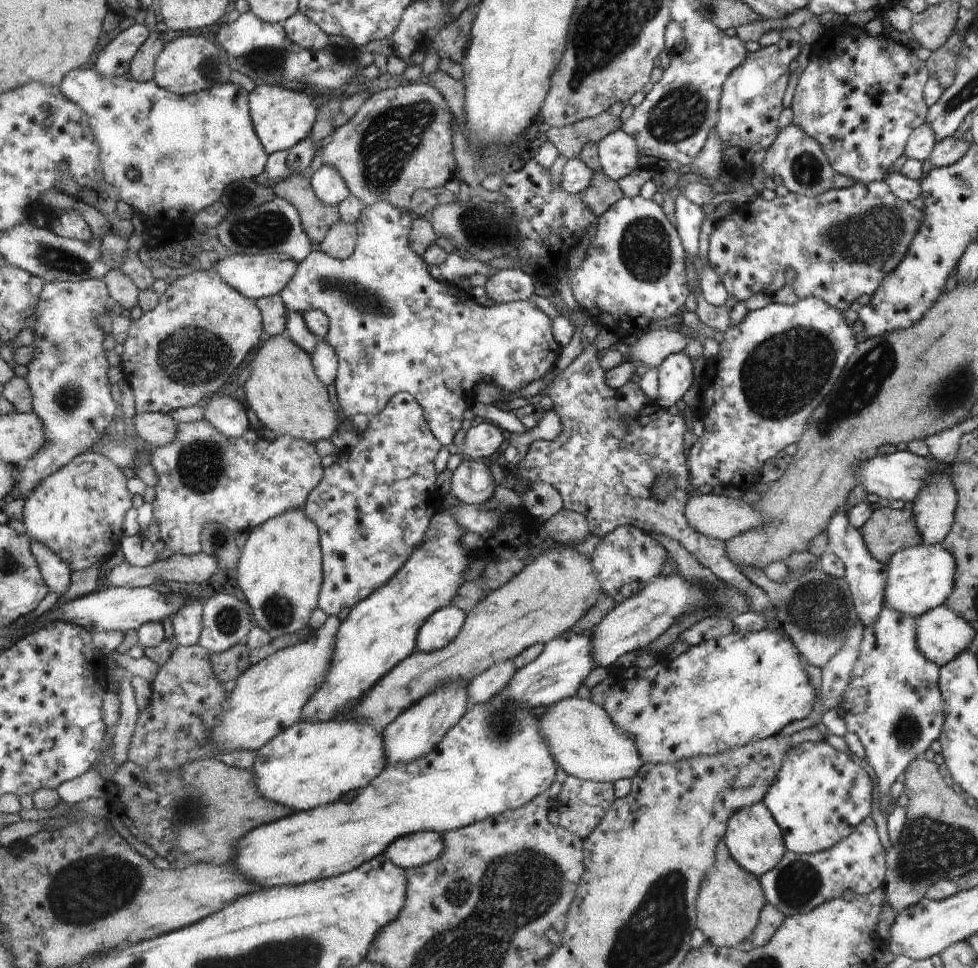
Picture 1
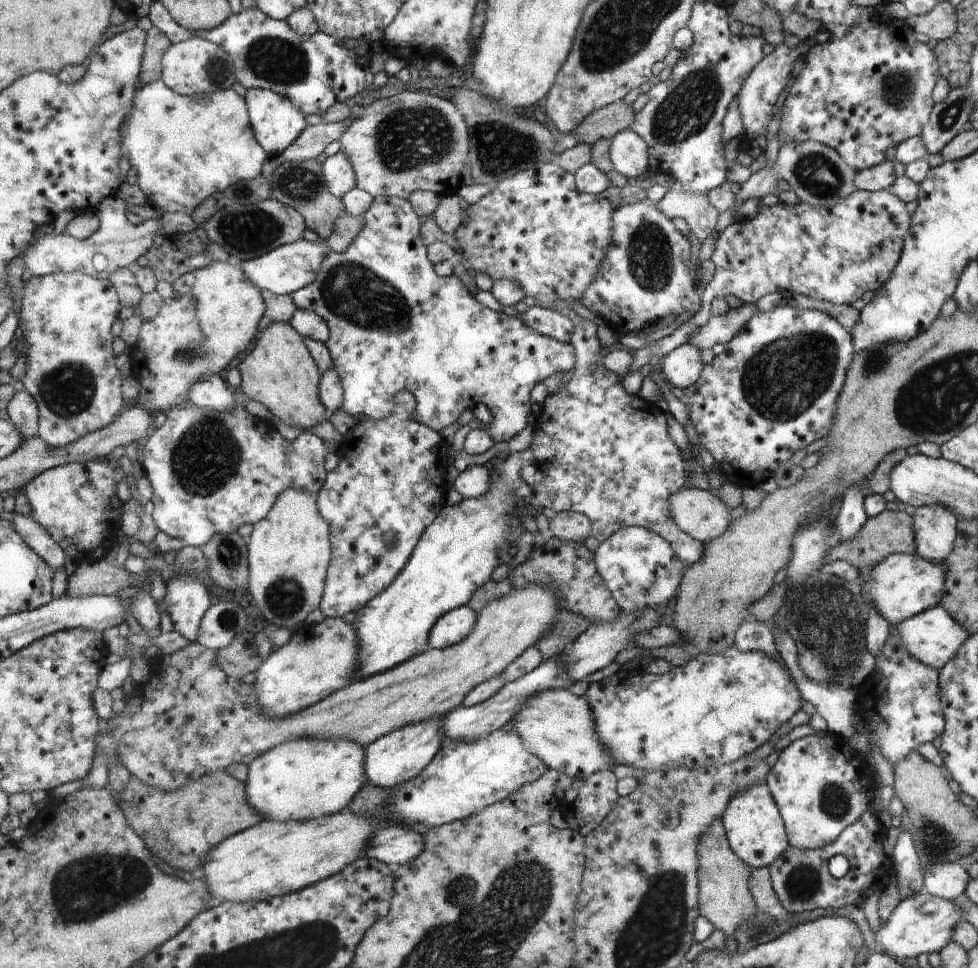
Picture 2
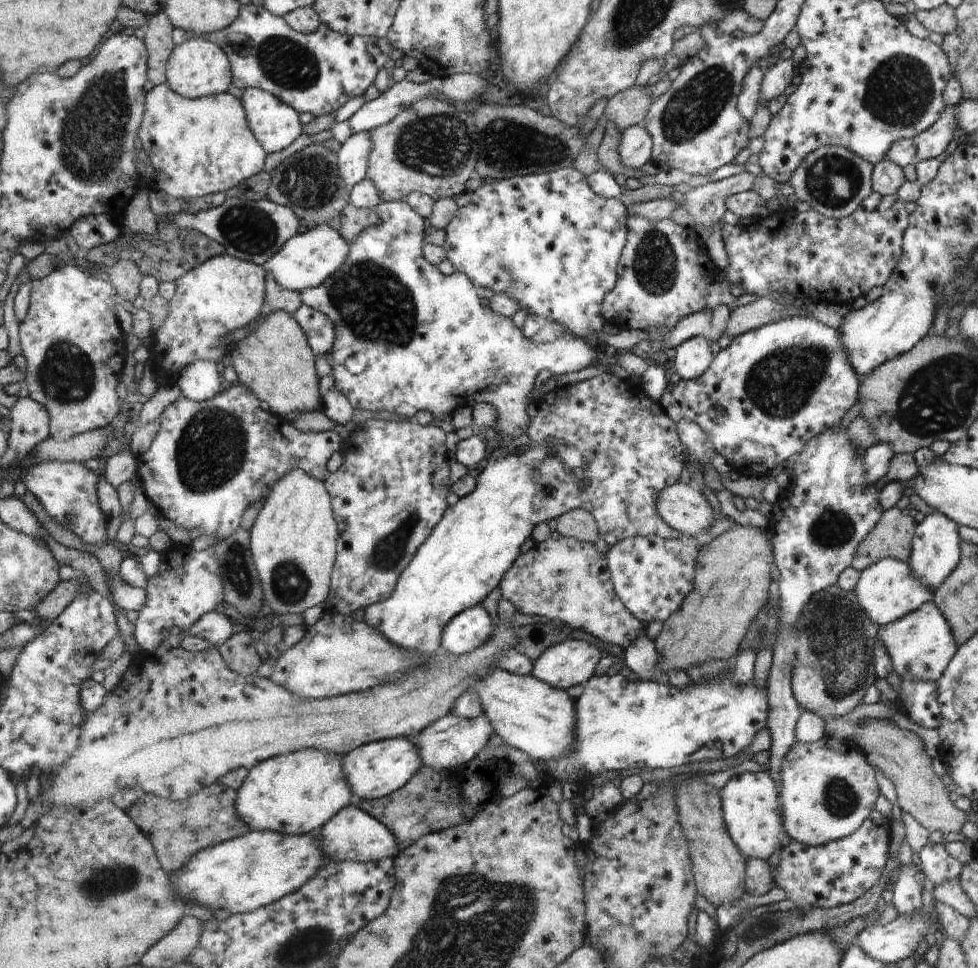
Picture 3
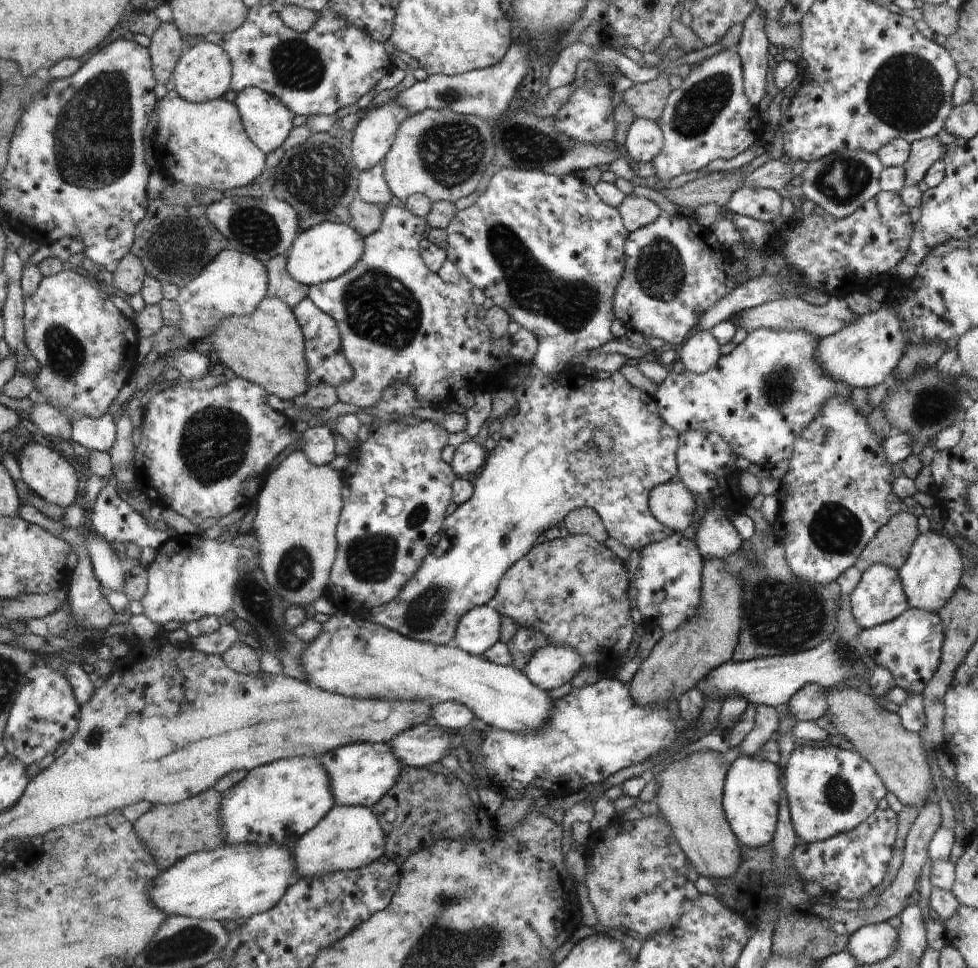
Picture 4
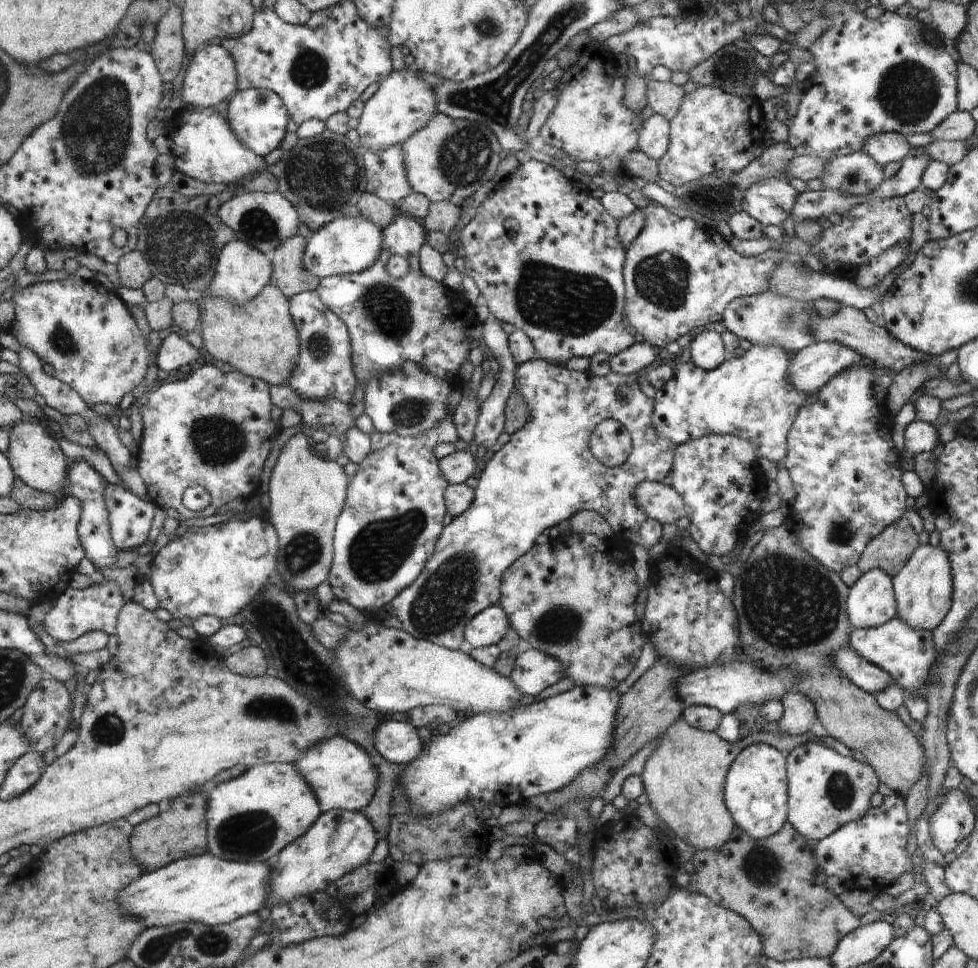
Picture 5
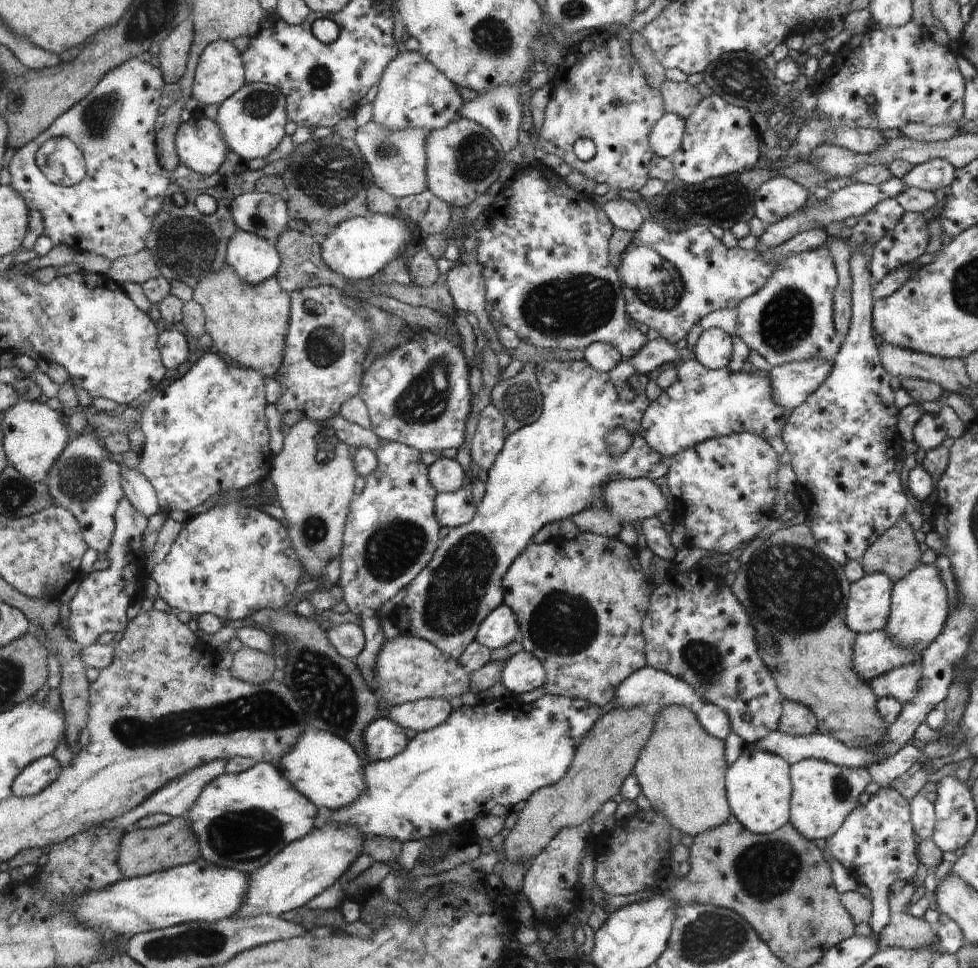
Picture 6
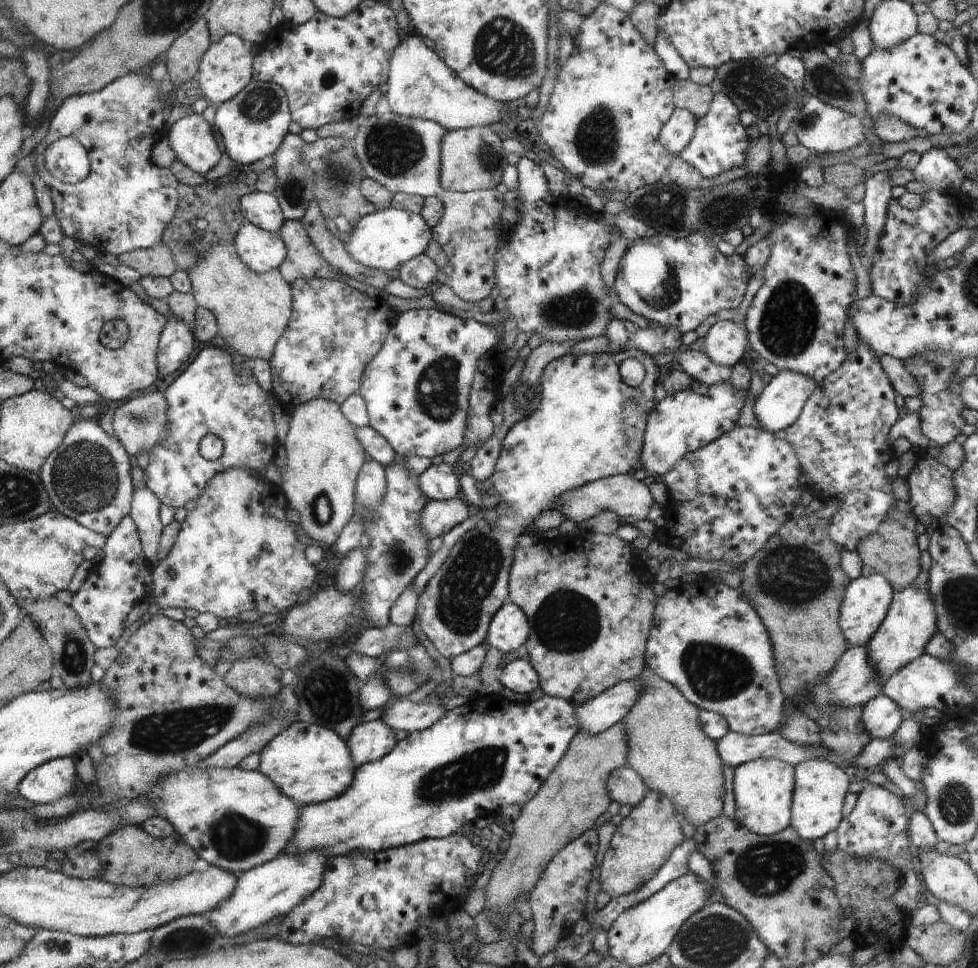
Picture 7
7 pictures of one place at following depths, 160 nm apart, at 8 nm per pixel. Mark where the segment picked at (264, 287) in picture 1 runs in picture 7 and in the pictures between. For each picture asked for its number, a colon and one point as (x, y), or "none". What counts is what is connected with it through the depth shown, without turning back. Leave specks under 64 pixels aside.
2: (283, 271)
3: (310, 258)
4: (323, 253)
5: (347, 245)
6: (359, 248)
7: (384, 240)

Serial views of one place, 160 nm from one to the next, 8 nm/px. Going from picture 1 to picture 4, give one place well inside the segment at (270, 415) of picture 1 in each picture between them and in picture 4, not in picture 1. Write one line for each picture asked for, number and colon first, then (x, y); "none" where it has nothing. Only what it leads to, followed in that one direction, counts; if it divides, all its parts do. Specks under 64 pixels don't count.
2: (280, 372)
3: (275, 360)
4: (266, 347)

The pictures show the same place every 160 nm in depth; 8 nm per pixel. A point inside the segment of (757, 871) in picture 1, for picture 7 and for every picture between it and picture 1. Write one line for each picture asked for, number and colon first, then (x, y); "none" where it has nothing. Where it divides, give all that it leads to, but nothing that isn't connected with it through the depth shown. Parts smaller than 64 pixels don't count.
2: (756, 831)
3: (751, 801)
4: (753, 791)
5: (755, 792)
6: (758, 784)
7: (763, 788)

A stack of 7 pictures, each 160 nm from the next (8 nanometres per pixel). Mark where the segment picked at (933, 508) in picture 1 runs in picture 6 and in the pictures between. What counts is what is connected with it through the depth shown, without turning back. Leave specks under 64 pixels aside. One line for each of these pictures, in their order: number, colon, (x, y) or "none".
2: (936, 531)
3: (936, 550)
4: (932, 574)
5: (924, 588)
6: (920, 602)

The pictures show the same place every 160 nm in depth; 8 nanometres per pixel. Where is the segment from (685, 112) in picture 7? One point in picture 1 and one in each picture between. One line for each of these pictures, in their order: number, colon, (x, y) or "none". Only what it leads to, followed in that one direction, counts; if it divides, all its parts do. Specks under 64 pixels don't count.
1: (618, 154)
2: (629, 152)
3: (636, 143)
4: (644, 140)
5: (655, 138)
6: (667, 135)

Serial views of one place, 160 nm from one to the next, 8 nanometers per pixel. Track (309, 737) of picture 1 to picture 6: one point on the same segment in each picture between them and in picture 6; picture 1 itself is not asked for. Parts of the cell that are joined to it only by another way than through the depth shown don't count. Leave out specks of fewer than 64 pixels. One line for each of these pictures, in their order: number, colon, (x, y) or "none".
2: (304, 779)
3: (292, 794)
4: (276, 804)
5: (251, 819)
6: (242, 821)

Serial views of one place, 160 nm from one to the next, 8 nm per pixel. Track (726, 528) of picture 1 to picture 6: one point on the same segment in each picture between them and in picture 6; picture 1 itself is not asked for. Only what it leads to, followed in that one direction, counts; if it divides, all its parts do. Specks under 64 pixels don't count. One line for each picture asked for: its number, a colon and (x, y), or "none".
2: (705, 516)
3: (684, 507)
4: (673, 504)
5: (659, 501)
6: (632, 500)

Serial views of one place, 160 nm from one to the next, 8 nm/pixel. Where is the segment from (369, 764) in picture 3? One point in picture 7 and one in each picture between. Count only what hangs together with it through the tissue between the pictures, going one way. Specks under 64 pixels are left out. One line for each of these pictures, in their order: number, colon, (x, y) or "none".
4: (360, 773)
5: (342, 776)
6: (328, 770)
7: (311, 763)

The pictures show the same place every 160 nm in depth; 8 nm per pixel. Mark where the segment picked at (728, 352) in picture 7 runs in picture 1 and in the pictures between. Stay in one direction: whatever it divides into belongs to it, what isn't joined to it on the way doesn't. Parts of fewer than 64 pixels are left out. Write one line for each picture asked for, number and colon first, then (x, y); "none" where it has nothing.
1: (675, 376)
2: (683, 366)
3: (693, 357)
4: (700, 353)
5: (707, 350)
6: (714, 347)

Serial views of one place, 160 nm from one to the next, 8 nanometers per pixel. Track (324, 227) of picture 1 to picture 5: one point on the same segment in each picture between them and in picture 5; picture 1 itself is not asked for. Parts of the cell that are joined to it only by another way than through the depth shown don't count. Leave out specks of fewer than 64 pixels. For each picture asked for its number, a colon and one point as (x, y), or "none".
2: (301, 185)
3: (309, 181)
4: (319, 178)
5: (324, 176)

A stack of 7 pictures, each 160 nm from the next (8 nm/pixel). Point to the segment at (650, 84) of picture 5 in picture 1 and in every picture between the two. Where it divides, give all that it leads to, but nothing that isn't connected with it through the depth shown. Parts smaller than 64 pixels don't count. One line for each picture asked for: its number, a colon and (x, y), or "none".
1: (569, 140)
2: (604, 123)
3: (630, 107)
4: (647, 100)

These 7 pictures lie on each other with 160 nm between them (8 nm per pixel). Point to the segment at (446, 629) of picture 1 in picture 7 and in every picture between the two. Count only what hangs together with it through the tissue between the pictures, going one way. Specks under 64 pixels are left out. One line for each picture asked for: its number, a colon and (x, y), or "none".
2: (451, 628)
3: (472, 628)
4: (479, 629)
5: (488, 627)
6: (501, 627)
7: (510, 629)

